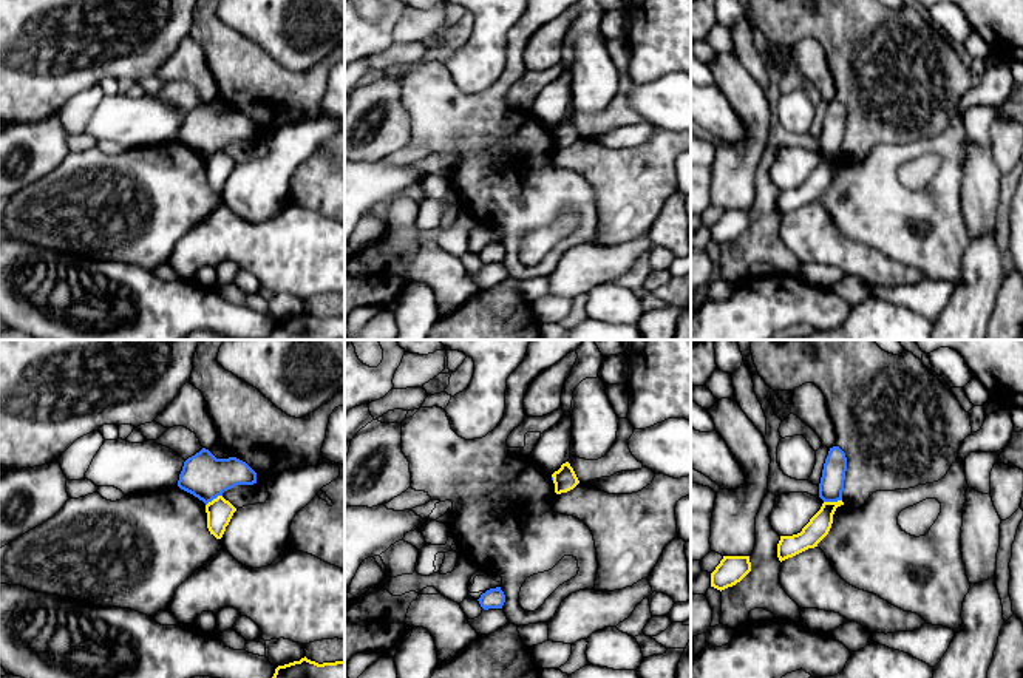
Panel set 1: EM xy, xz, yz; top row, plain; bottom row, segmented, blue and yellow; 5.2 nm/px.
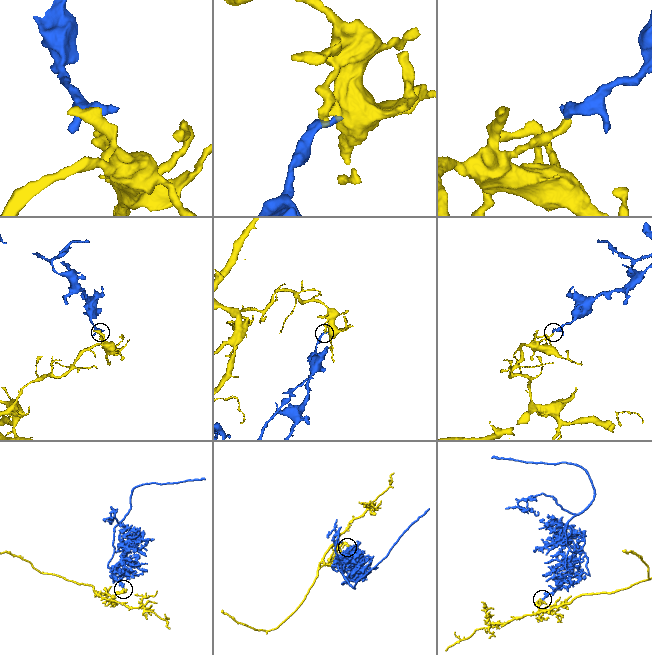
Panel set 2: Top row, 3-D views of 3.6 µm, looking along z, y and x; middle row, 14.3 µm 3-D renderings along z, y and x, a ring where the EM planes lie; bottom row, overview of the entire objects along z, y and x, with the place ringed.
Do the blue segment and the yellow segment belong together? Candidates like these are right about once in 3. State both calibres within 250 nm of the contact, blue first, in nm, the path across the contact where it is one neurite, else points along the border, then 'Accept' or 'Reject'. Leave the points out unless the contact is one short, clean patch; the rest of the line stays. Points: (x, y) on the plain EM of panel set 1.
Thickness 130 nm (blue) against 120 nm. Boundary: yz (841, 153), (824, 156). Reject

